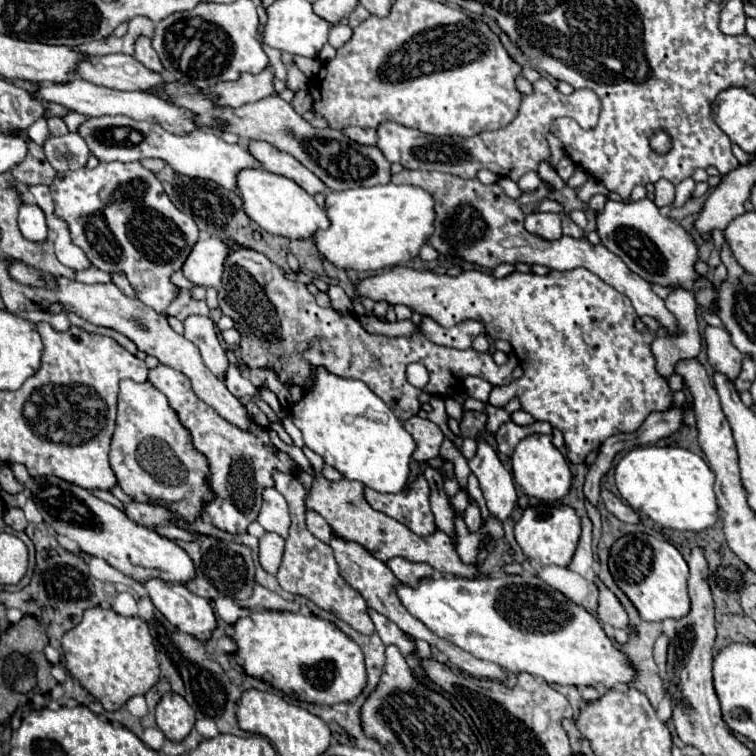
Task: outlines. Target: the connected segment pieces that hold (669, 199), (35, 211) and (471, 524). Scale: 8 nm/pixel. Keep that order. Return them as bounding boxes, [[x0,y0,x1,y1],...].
[[654,178,674,208],[18,204,48,242],[464,500,482,532]]

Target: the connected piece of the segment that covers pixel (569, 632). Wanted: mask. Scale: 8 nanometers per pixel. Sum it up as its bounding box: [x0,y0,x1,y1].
[398,574,634,690]

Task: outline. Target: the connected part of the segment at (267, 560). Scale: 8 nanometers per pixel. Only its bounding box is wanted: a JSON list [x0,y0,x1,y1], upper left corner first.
[260,532,284,574]

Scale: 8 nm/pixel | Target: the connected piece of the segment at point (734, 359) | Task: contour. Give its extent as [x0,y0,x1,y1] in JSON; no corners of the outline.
[704,326,742,382]

